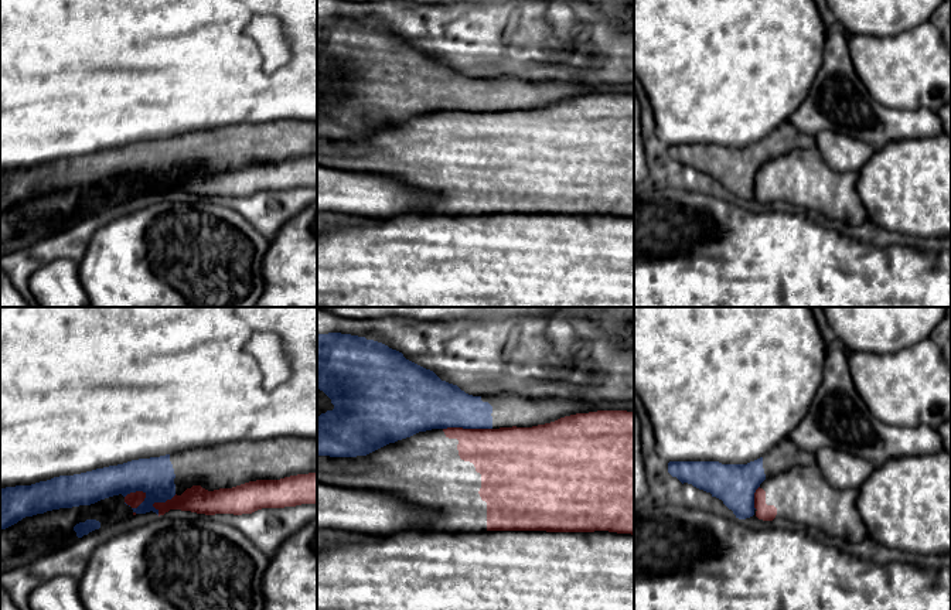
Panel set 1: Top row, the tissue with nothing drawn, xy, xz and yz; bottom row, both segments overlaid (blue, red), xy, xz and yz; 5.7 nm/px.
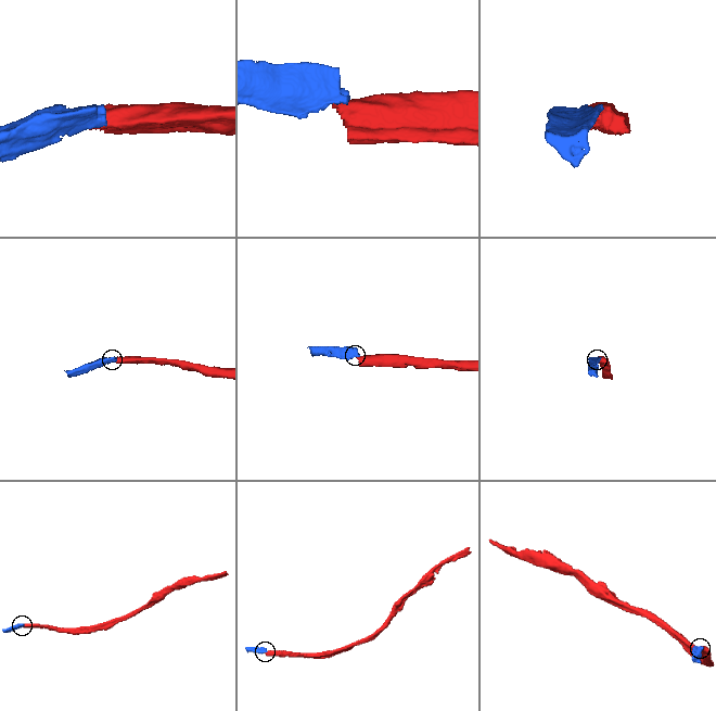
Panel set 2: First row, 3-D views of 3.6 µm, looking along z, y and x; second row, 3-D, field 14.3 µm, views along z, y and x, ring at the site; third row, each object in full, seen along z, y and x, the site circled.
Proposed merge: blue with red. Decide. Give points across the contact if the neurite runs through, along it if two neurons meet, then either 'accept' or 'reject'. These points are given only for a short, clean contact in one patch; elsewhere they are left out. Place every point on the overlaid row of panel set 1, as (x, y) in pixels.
along xz (491, 428), (443, 429) | reject

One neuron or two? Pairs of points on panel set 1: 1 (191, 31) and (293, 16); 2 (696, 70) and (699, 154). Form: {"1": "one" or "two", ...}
{"1": "one", "2": "two"}

